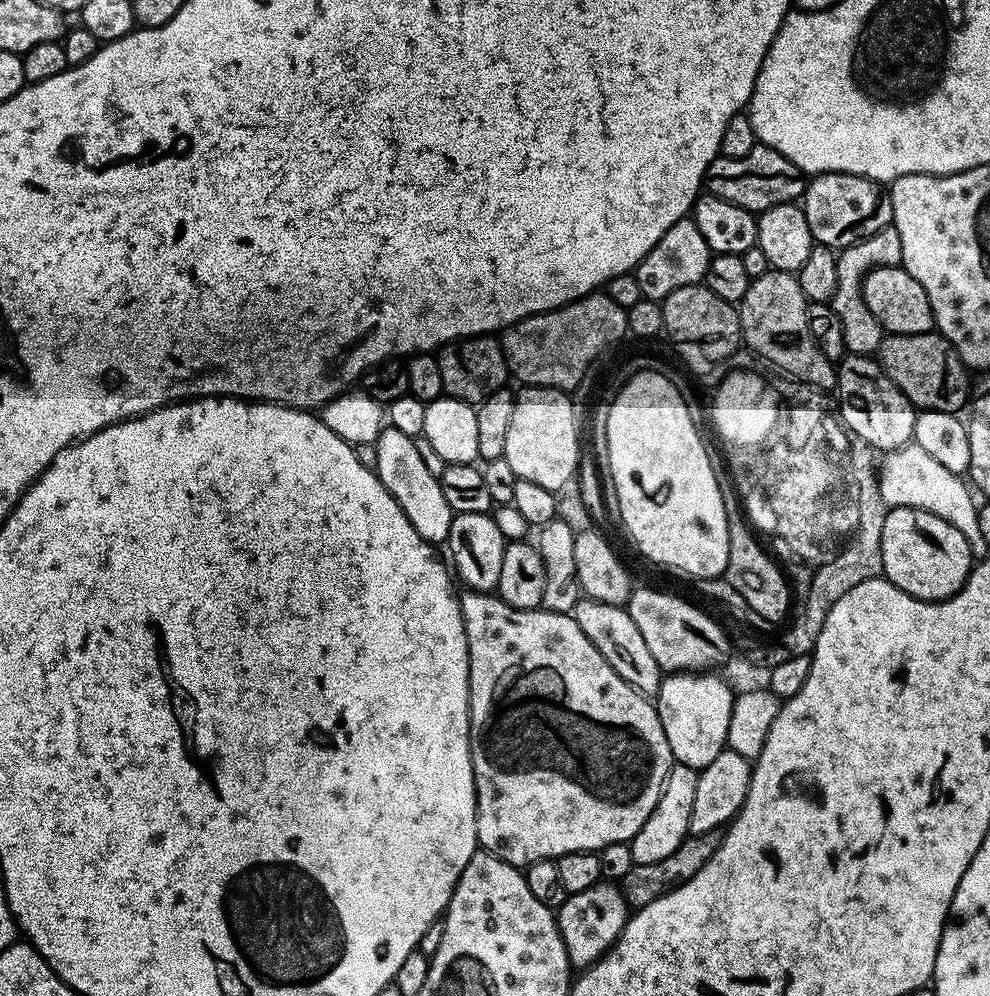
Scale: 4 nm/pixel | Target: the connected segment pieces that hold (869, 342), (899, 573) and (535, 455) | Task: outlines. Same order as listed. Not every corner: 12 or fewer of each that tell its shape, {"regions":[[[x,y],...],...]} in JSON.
{"regions":[[[894,226],[839,249],[831,298],[845,349],[879,353],[886,330],[864,301],[864,277],[902,261]],[[889,508],[883,575],[948,600],[974,567],[966,538],[917,508]],[[567,391],[515,393],[504,457],[559,493],[580,466]]]}

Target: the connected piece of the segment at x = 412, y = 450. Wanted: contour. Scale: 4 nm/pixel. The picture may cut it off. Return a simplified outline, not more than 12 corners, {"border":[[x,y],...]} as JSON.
{"border":[[386,426],[374,471],[410,526],[440,546],[454,515],[413,437]]}

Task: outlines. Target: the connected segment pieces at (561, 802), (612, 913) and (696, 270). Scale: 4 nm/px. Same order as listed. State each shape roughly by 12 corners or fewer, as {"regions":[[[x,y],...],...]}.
{"regions":[[[459,593],[483,851],[631,842],[674,763],[567,612]],[[615,883],[569,894],[555,914],[573,969],[591,968],[628,925]],[[691,218],[634,269],[643,299],[662,302],[707,277],[713,255]]]}

